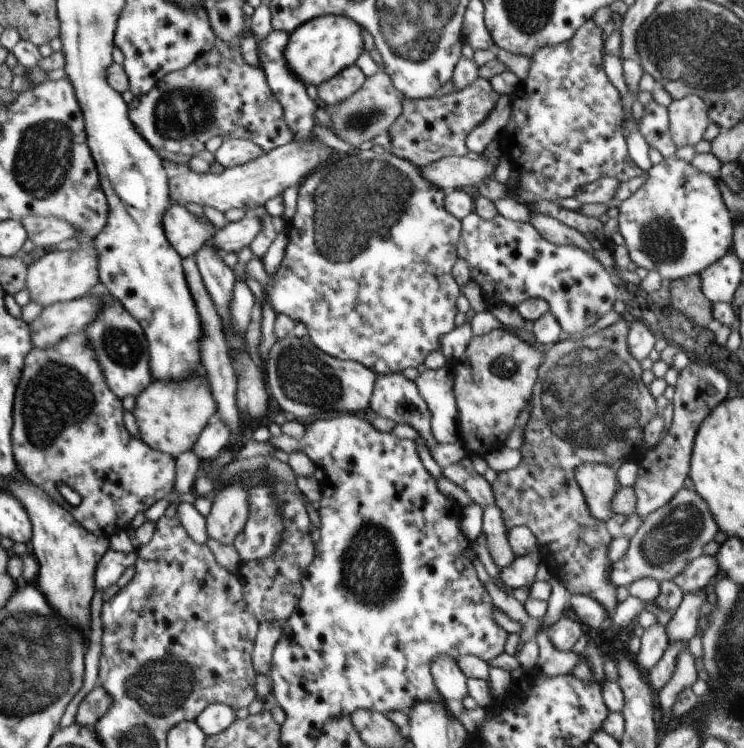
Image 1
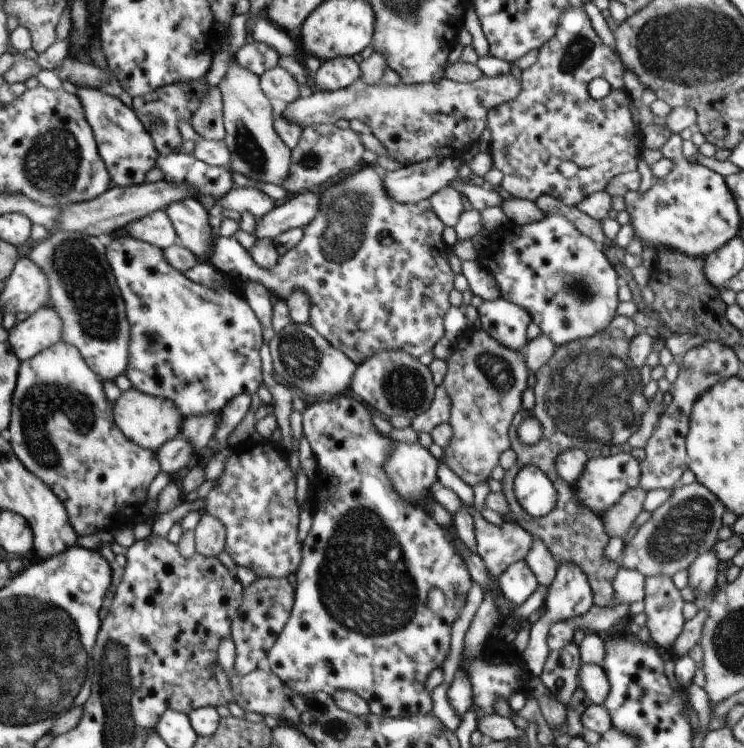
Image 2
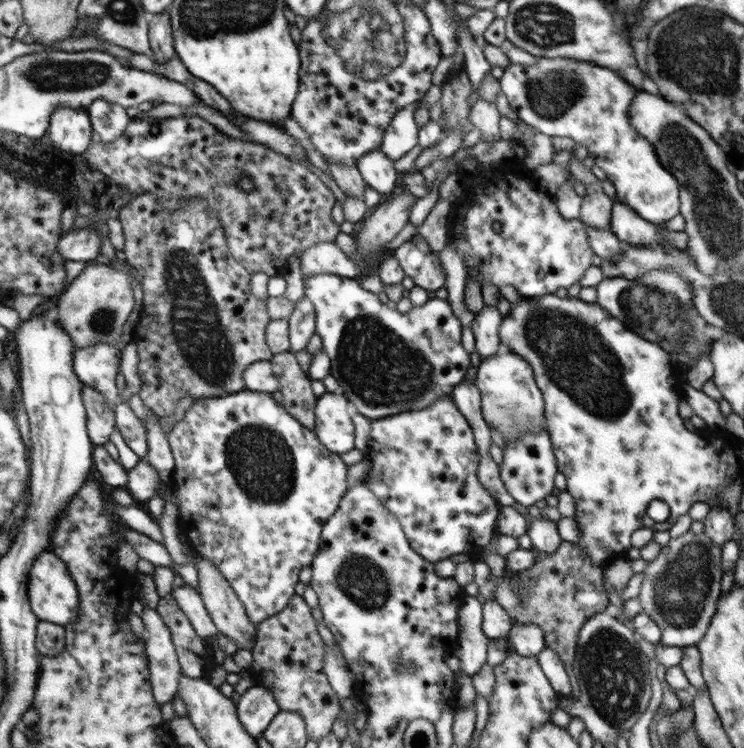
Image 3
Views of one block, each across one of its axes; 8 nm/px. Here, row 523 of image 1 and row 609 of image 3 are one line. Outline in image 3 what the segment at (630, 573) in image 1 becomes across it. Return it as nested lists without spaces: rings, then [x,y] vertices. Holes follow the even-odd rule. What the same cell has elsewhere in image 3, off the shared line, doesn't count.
[[[690,529],[683,535],[671,538],[668,544],[662,547],[660,554],[654,560],[648,561],[646,570],[642,572],[644,579],[637,597],[642,611],[660,627],[662,645],[682,648],[695,646],[706,634],[722,592],[720,589],[723,574],[721,552],[722,546],[714,543],[704,530],[696,533]]]

